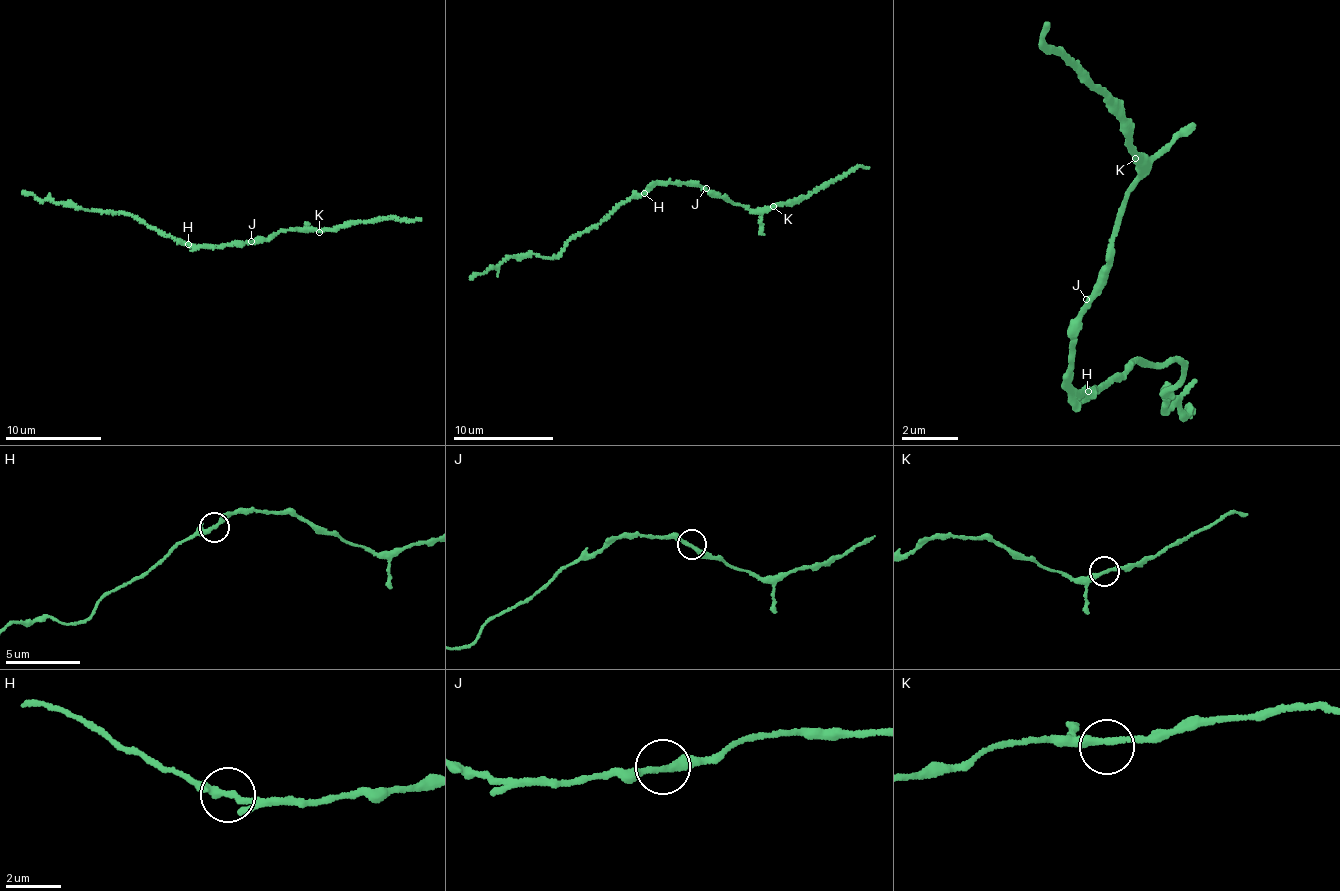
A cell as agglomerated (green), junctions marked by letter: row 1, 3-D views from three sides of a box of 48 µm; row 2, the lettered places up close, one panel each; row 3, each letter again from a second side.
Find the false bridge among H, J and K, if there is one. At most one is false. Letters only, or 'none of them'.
H

